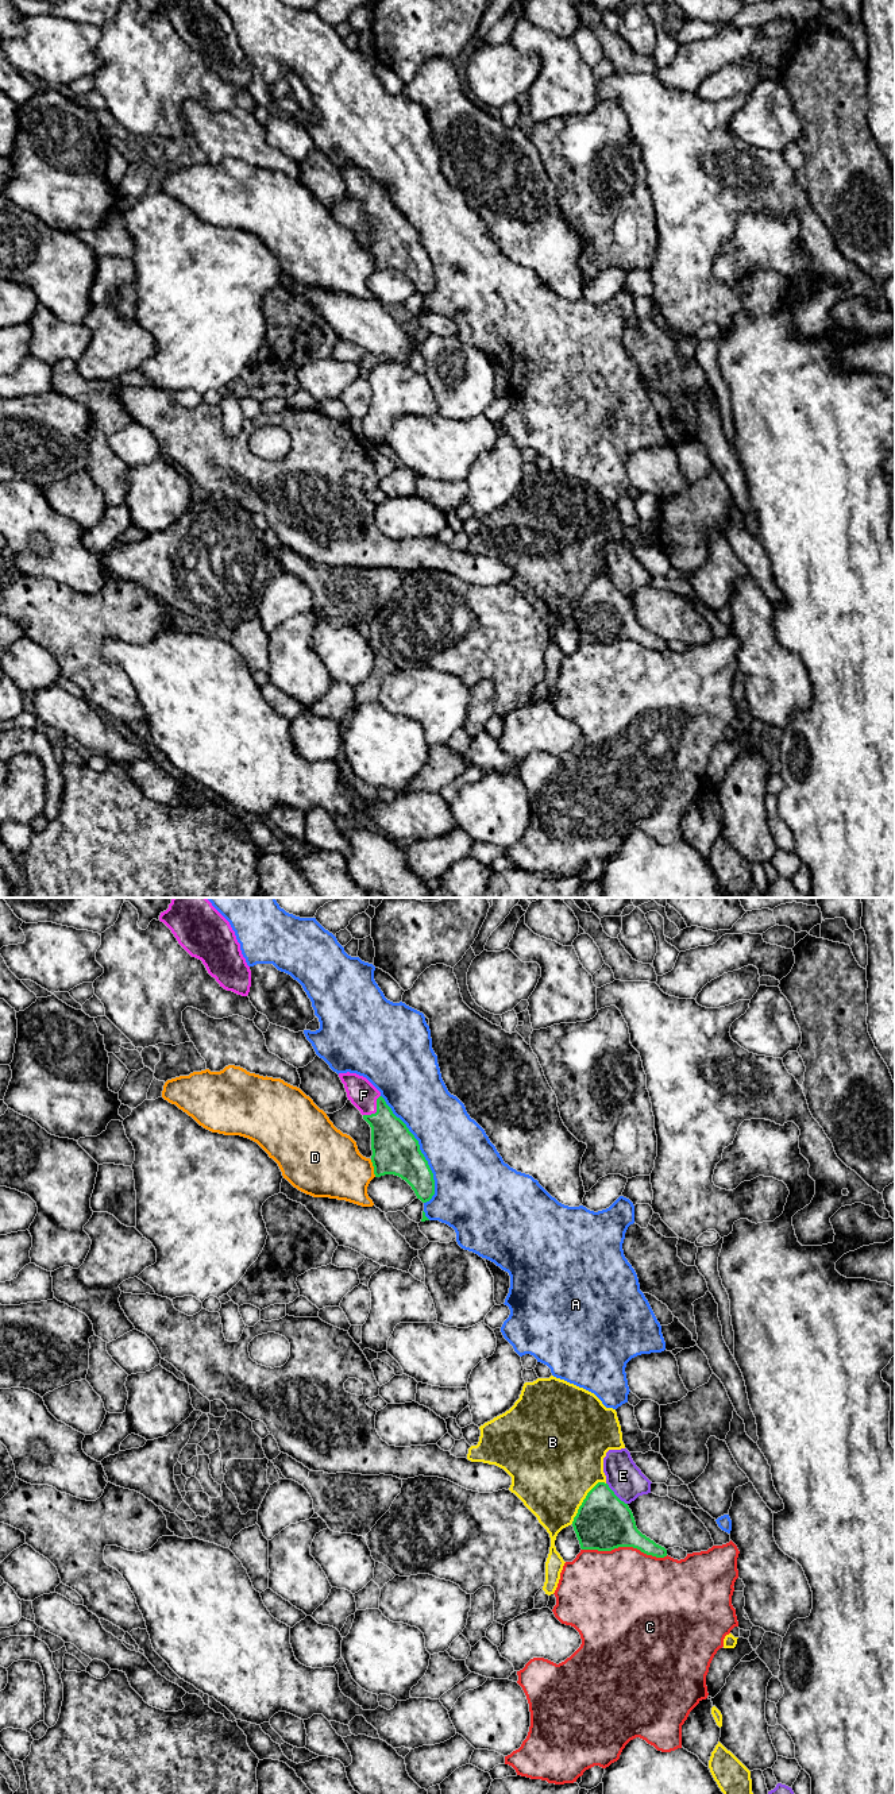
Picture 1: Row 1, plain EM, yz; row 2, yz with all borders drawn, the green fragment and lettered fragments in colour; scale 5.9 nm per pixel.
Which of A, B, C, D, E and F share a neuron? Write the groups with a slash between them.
A / B / C / D / E / F

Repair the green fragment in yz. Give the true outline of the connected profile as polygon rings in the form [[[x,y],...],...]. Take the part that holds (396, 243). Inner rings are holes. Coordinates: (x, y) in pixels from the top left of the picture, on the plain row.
[[[350,165],[339,166],[339,170],[348,193],[371,220],[375,270],[398,269],[412,279],[417,292],[429,294],[435,288],[435,273],[418,234],[366,170]]]

